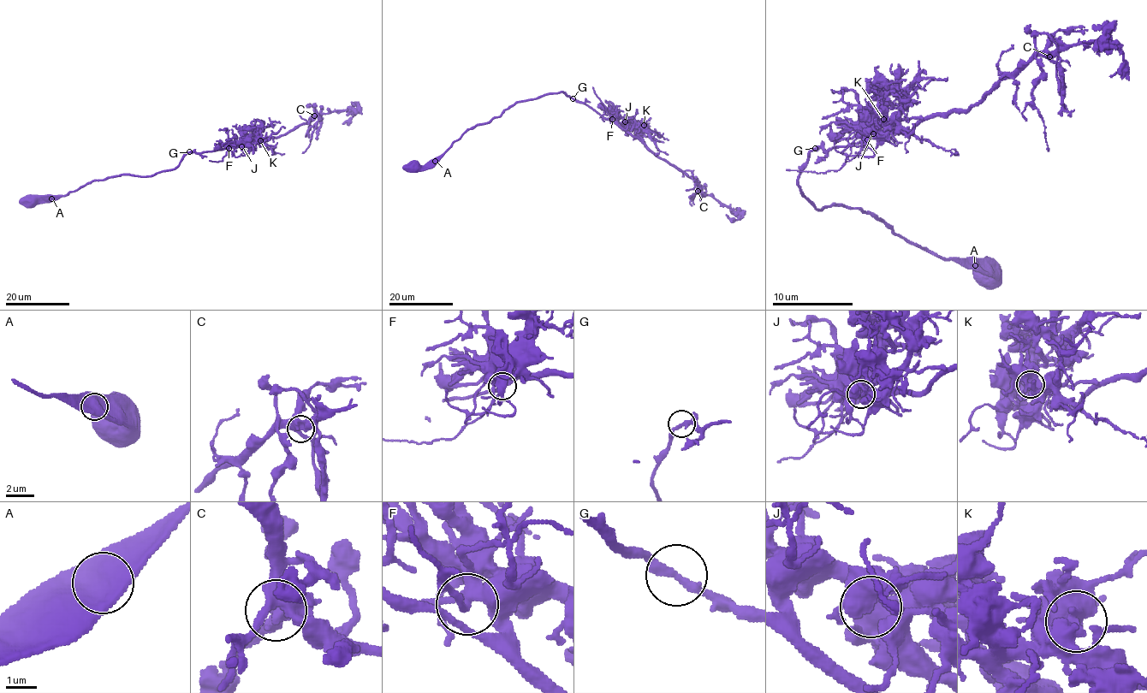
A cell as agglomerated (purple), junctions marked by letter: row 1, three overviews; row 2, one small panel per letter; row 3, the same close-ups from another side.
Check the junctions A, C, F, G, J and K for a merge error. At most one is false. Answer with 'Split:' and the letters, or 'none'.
Split: none

